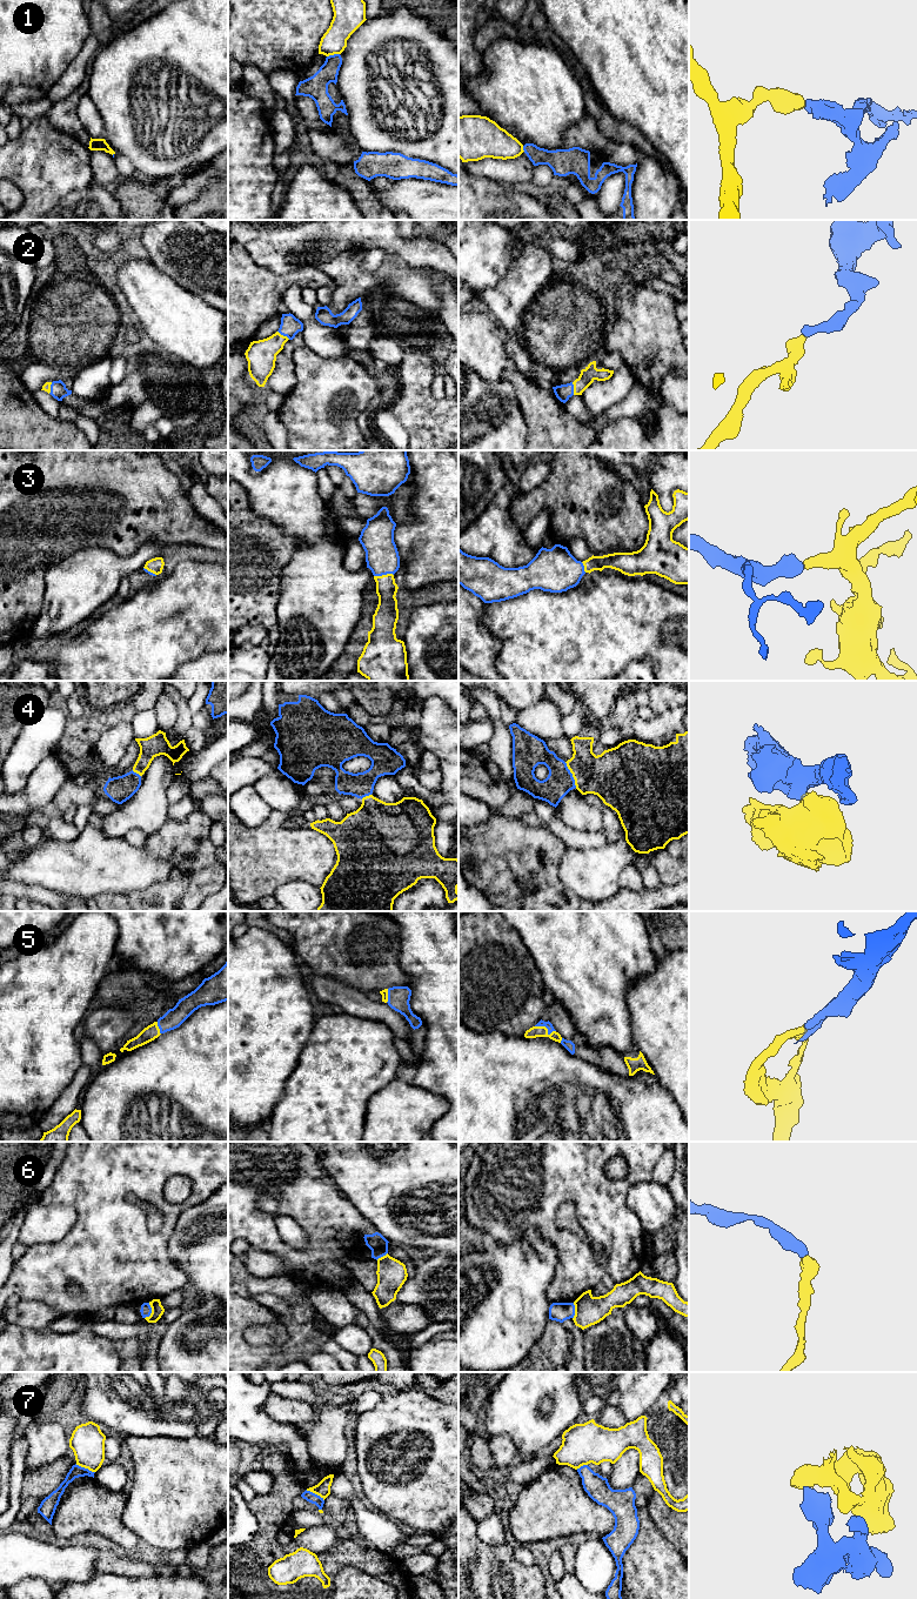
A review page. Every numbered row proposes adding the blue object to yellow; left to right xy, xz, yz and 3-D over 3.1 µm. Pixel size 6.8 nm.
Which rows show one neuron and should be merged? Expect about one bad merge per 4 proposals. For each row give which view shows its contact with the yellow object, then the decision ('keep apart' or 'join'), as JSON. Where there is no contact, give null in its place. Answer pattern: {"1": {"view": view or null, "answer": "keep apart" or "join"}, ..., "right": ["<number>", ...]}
{"1": {"view": "xz", "answer": "keep apart"}, "2": {"view": "yz", "answer": "join"}, "3": {"view": "xz", "answer": "join"}, "4": {"view": "yz", "answer": "join"}, "5": {"view": "yz", "answer": "join"}, "6": {"view": "xy", "answer": "keep apart"}, "7": {"view": "xy", "answer": "keep apart"}, "right": ["2", "3", "4", "5"]}

